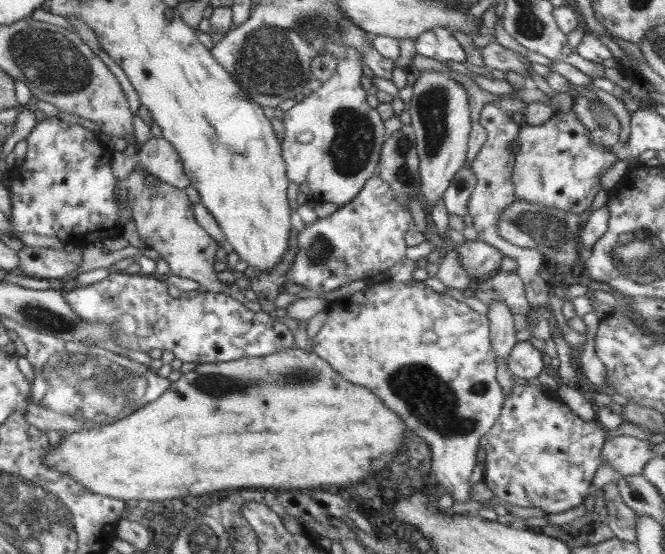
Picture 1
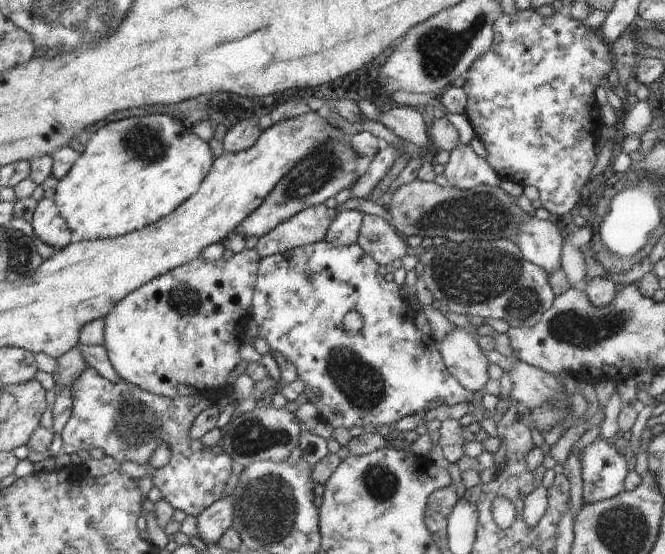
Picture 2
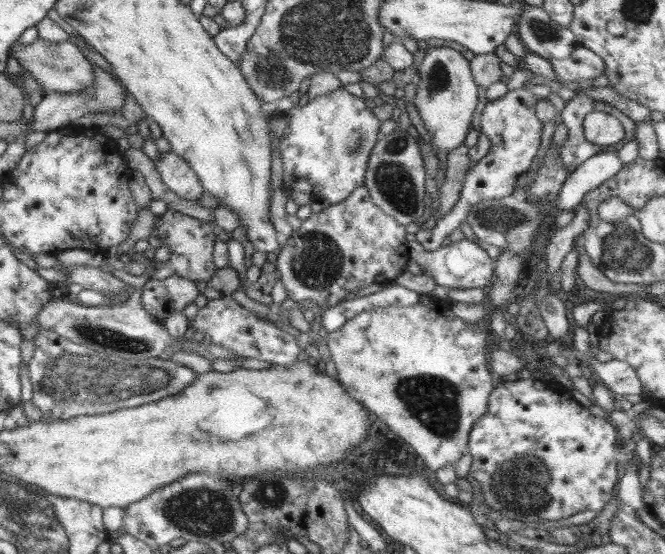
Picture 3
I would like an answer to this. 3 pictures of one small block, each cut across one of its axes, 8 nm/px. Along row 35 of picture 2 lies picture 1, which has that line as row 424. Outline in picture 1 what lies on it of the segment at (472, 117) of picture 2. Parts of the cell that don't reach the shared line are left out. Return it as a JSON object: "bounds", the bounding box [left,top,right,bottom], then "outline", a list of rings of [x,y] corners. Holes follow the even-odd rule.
{"bounds":[480,382,610,514],"outline":[[[536,382],[527,385],[514,384],[511,393],[504,398],[504,406],[502,406],[502,412],[498,420],[496,420],[494,426],[491,426],[491,429],[480,438],[480,447],[484,448],[486,452],[482,480],[487,484],[488,488],[494,492],[495,499],[499,499],[502,503],[510,502],[510,504],[515,504],[518,507],[536,507],[542,509],[546,514],[564,512],[574,509],[574,507],[580,505],[580,503],[584,503],[585,497],[590,493],[590,486],[592,485],[592,479],[597,468],[600,464],[604,463],[600,460],[602,445],[604,445],[604,441],[610,436],[596,418],[590,421],[584,421],[582,418],[578,417],[568,405],[556,397],[554,393],[551,393],[550,390],[551,389],[547,390],[538,387]]]}

